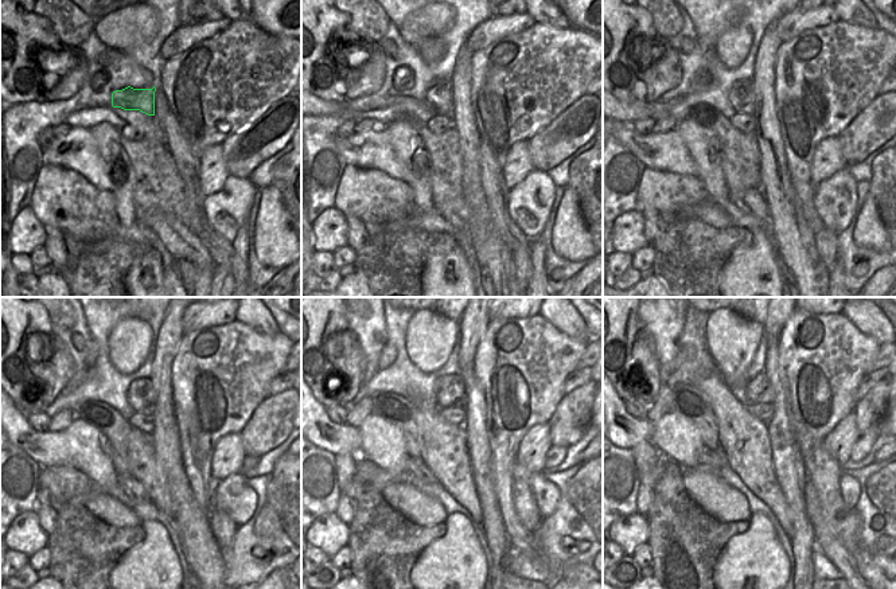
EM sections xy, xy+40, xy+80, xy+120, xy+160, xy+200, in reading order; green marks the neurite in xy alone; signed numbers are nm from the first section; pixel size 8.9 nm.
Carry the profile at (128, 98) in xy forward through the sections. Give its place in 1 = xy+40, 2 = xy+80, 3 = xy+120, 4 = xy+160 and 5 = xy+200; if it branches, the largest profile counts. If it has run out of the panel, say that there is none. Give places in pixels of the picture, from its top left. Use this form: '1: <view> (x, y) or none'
1: xy+40 (440, 96)
2: xy+80 (743, 96)
3: xy+120 (141, 396)
4: xy+160 (450, 390)
5: xy+200 (759, 389)

